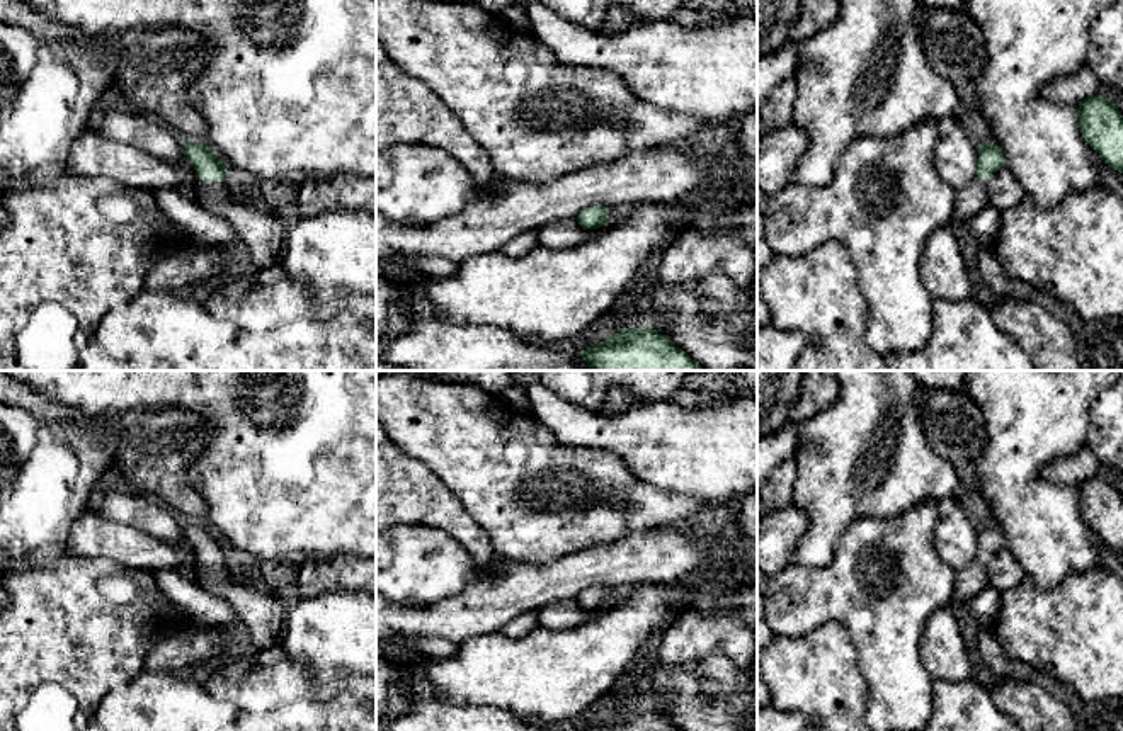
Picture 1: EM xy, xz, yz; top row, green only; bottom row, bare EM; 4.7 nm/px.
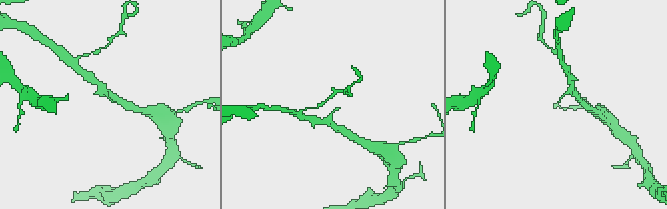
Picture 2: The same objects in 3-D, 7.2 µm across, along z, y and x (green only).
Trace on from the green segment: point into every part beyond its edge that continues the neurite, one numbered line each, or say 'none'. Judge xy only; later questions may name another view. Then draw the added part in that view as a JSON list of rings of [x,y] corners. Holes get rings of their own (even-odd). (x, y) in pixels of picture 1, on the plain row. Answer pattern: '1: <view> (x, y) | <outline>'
1: xy (262, 612) | [[[226,556],[214,563],[201,561],[194,580],[235,609],[259,649],[276,646],[284,632],[291,597],[259,592],[230,581],[225,573],[226,561]]]

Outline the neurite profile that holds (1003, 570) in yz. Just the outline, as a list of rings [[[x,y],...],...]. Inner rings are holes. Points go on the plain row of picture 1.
[[[1006,546],[994,552],[985,564],[989,585],[1000,593],[1007,593],[1026,576],[1021,564]]]

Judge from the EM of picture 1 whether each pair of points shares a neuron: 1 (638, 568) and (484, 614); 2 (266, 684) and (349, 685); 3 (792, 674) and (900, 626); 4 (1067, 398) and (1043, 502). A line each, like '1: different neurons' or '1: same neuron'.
1: same neuron
2: same neuron
3: different neurons
4: same neuron

